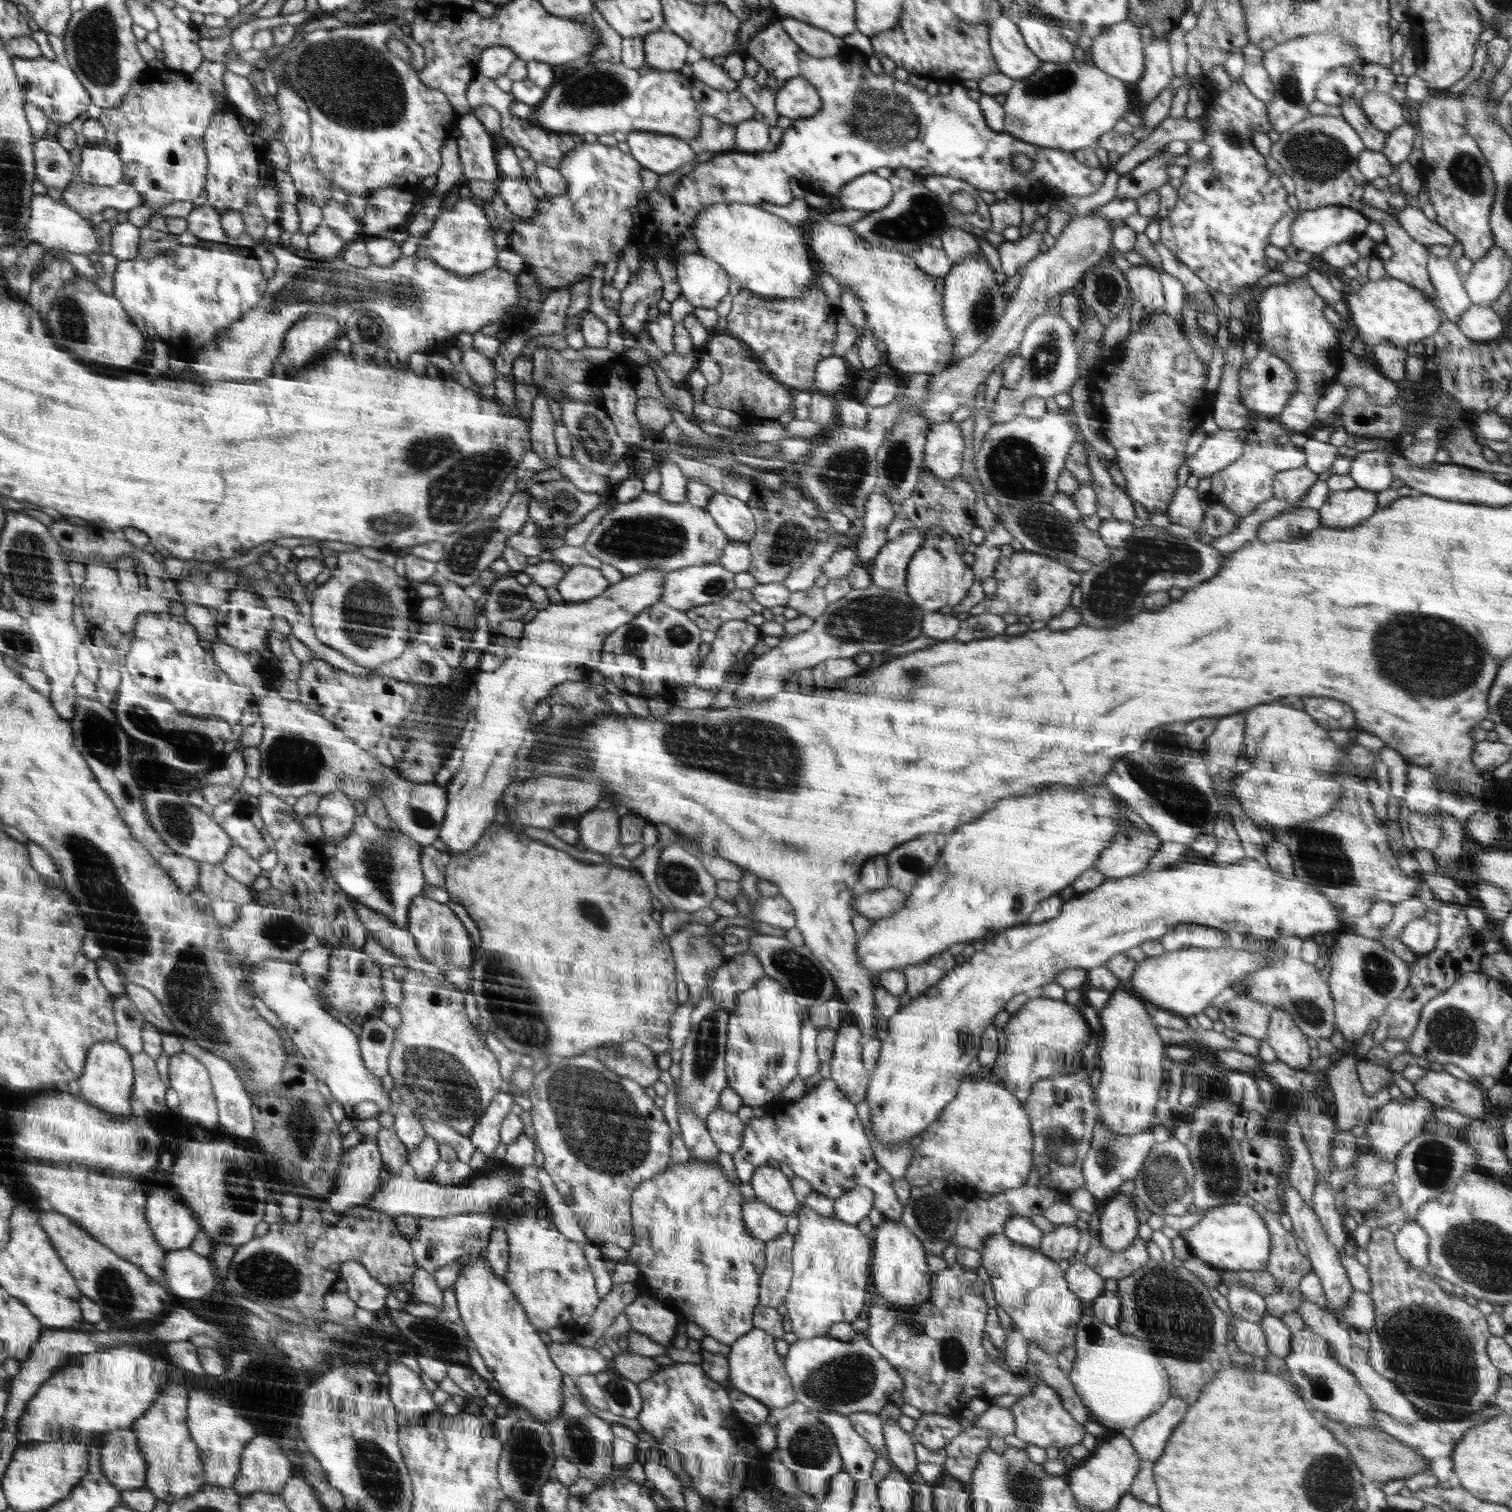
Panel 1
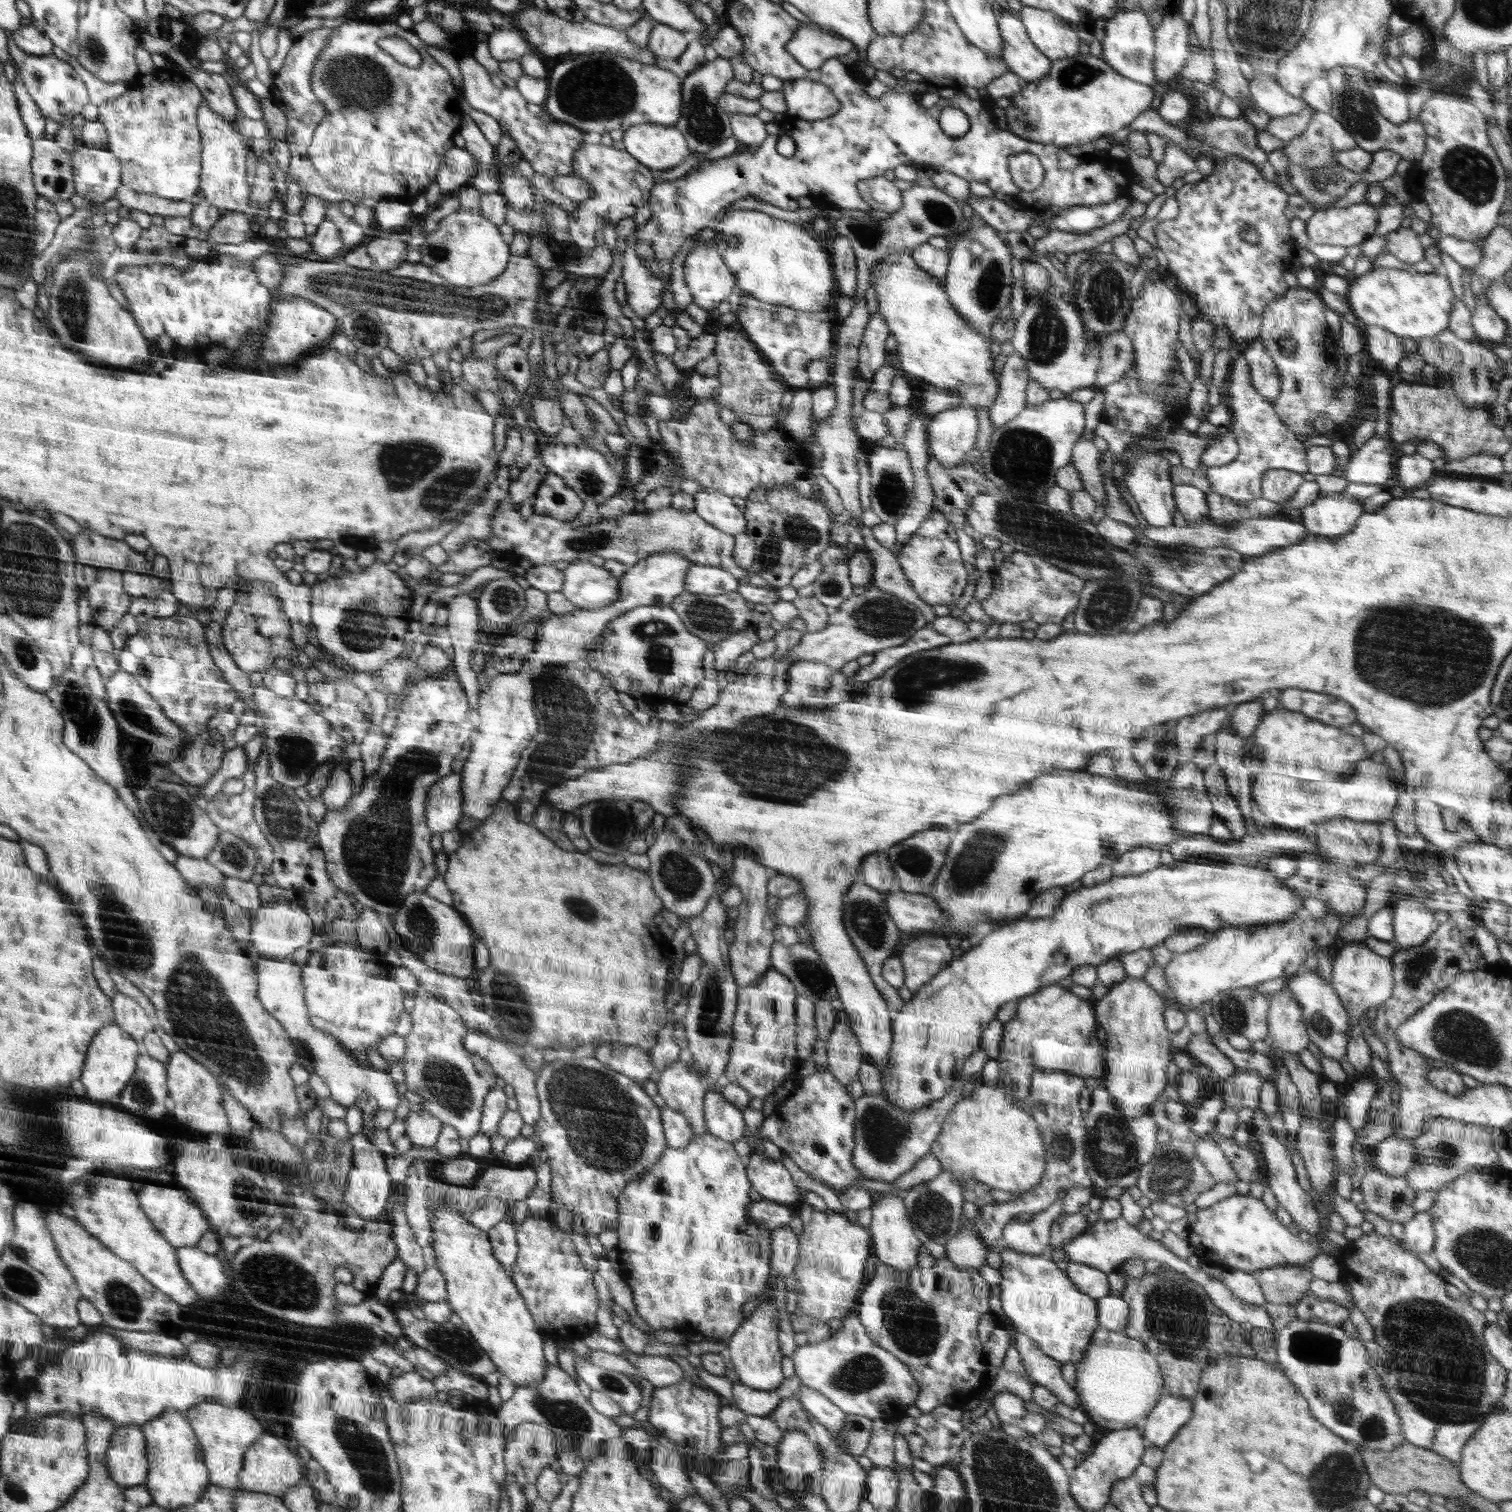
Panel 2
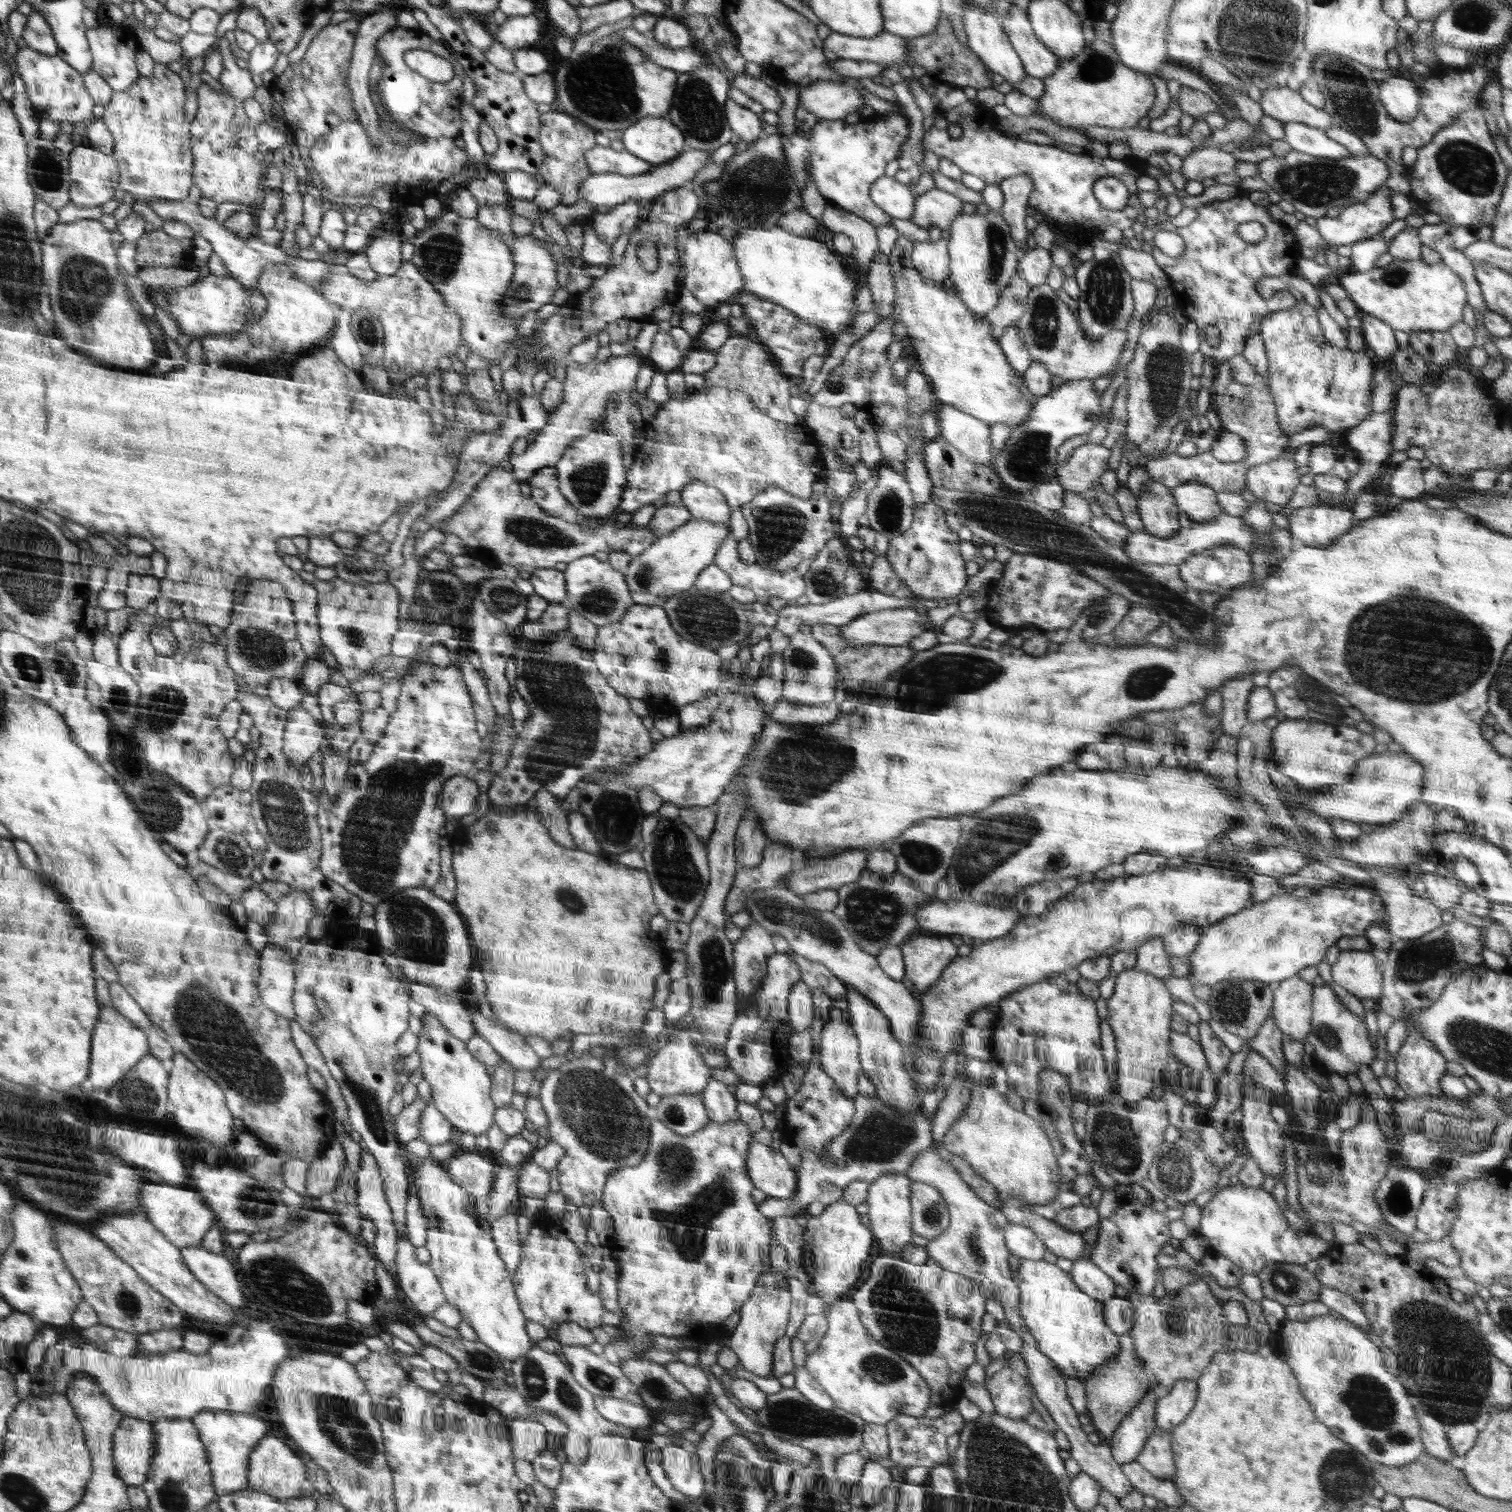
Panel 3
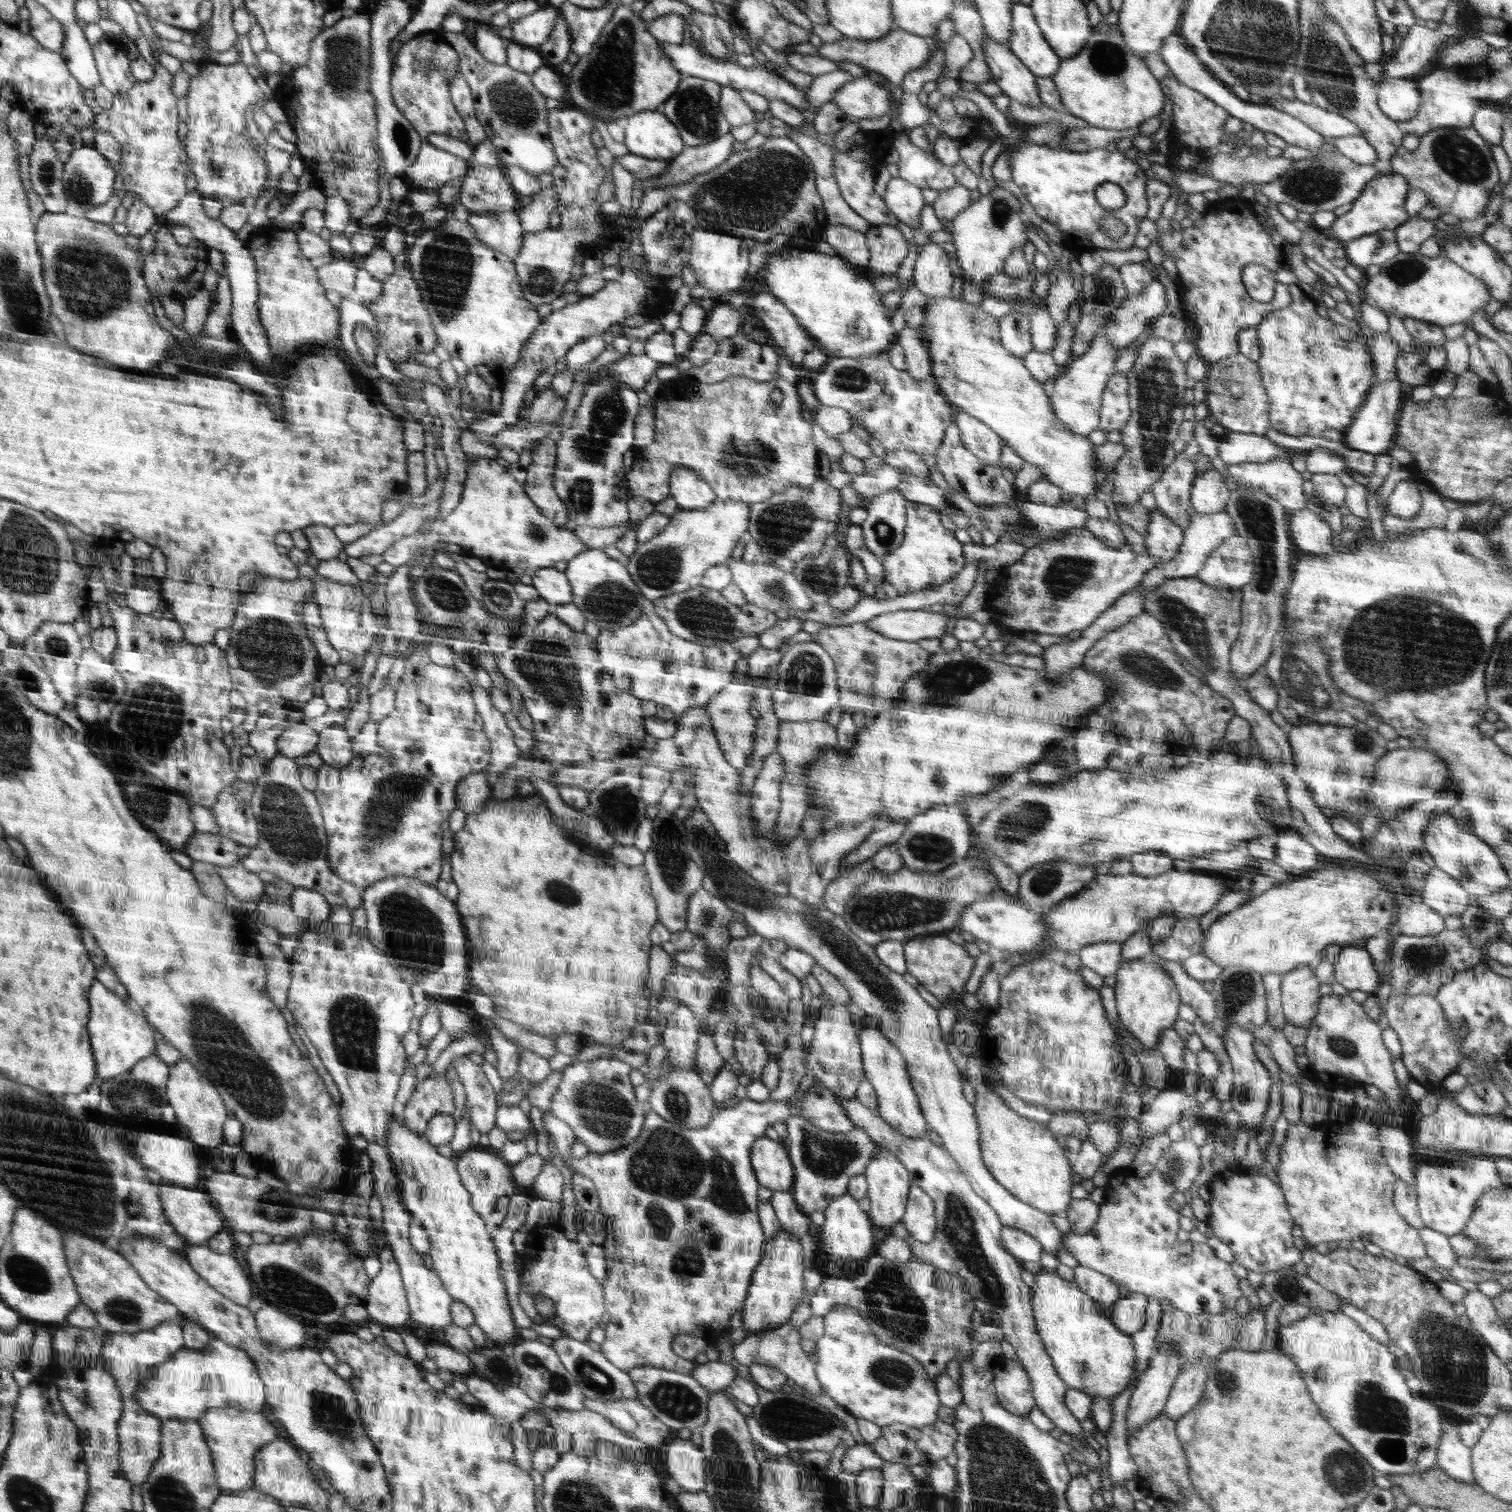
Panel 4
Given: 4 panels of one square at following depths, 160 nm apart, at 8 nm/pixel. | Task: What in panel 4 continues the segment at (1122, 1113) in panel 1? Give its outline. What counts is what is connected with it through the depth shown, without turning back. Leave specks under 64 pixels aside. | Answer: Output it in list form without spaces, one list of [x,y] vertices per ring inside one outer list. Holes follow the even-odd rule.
[[[1146,958],[1123,962],[1115,973],[1116,984],[1113,987],[1121,1023],[1129,1035],[1141,1042],[1141,1047],[1149,1051],[1156,1049],[1162,1032],[1179,1019],[1181,998],[1173,978],[1164,967]]]

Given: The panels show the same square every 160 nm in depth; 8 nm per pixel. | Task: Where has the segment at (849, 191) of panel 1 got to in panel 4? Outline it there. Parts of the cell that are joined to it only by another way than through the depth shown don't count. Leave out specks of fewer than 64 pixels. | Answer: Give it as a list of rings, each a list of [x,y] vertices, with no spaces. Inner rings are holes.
[[[892,177],[886,186],[883,202],[898,220],[910,227],[920,228],[920,212],[925,201],[919,186],[903,178]]]

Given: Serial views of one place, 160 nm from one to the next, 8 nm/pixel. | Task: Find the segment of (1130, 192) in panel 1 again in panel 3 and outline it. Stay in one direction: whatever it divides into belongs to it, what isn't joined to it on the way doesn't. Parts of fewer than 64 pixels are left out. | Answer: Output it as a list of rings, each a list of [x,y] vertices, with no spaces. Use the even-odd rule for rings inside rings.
[[[1204,147],[1182,158],[1181,171],[1187,180],[1202,182],[1219,174],[1235,172],[1237,159],[1228,148]]]

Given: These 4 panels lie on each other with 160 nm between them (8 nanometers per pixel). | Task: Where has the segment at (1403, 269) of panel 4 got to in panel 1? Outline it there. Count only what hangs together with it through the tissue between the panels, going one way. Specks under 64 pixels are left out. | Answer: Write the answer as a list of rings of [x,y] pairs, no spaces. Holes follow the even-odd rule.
[[[1388,274],[1378,280],[1370,279],[1359,290],[1347,290],[1344,301],[1360,338],[1370,346],[1392,344],[1408,348],[1410,342],[1423,341],[1434,335],[1445,320],[1439,306],[1424,292]]]

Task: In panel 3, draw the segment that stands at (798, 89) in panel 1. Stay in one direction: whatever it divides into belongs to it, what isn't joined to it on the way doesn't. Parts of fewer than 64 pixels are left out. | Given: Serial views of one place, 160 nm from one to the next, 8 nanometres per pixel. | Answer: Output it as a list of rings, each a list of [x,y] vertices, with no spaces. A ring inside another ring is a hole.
[[[818,81],[806,85],[800,91],[799,105],[806,107],[814,116],[821,120],[844,120],[853,112],[860,112],[866,104],[862,95],[862,87],[853,81],[832,82]]]

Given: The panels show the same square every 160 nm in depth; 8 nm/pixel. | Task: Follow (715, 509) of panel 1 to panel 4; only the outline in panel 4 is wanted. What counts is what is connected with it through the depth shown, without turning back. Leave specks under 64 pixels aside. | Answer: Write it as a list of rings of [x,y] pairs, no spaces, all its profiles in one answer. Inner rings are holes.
[[[682,467],[670,476],[669,495],[676,501],[678,509],[690,510],[710,507],[718,498],[698,472]]]

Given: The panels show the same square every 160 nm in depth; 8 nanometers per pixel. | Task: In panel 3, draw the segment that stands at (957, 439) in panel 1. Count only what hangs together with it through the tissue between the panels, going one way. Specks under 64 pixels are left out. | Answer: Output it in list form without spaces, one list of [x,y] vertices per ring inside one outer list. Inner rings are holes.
[[[939,404],[938,414],[940,437],[945,438],[954,450],[962,456],[968,457],[969,460],[991,466],[993,458],[990,453],[991,436],[988,425],[948,404]]]

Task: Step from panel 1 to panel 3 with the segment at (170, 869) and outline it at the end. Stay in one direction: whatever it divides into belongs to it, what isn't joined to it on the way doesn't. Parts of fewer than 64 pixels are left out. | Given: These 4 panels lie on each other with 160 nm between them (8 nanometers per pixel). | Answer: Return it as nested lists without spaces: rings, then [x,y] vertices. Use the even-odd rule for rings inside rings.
[[[187,862],[187,866],[184,868],[188,868],[188,872],[192,876],[208,877],[218,888],[229,894],[232,901],[240,901],[241,896],[246,890],[256,885],[252,877],[242,877],[232,873],[222,872],[222,870],[204,862],[196,865],[190,865]]]

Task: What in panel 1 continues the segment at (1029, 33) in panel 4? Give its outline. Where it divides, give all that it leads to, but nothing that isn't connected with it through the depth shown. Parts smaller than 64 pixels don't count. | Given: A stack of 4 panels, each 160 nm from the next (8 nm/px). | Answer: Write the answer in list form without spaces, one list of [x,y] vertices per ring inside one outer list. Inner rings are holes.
[[[1004,14],[989,24],[989,43],[999,72],[1015,80],[1030,76],[1042,63],[1026,46],[1017,23]]]

